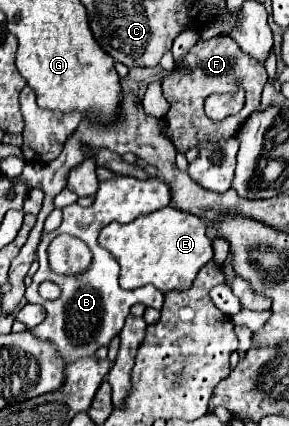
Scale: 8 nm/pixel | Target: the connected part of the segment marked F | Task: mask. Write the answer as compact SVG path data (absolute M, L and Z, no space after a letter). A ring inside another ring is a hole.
M212 37L210 41L198 41L178 63L176 69L186 67L190 73L172 73L162 79L164 85L164 99L170 103L170 111L166 115L168 123L168 135L178 151L186 151L188 147L196 147L198 141L204 139L228 139L238 133L240 125L250 117L252 111L260 105L262 89L268 81L268 73L260 61L256 61L252 55L246 55L238 43L228 37ZM238 83L246 93L246 103L240 113L226 117L224 121L212 121L204 115L204 101L210 93L236 93Z

